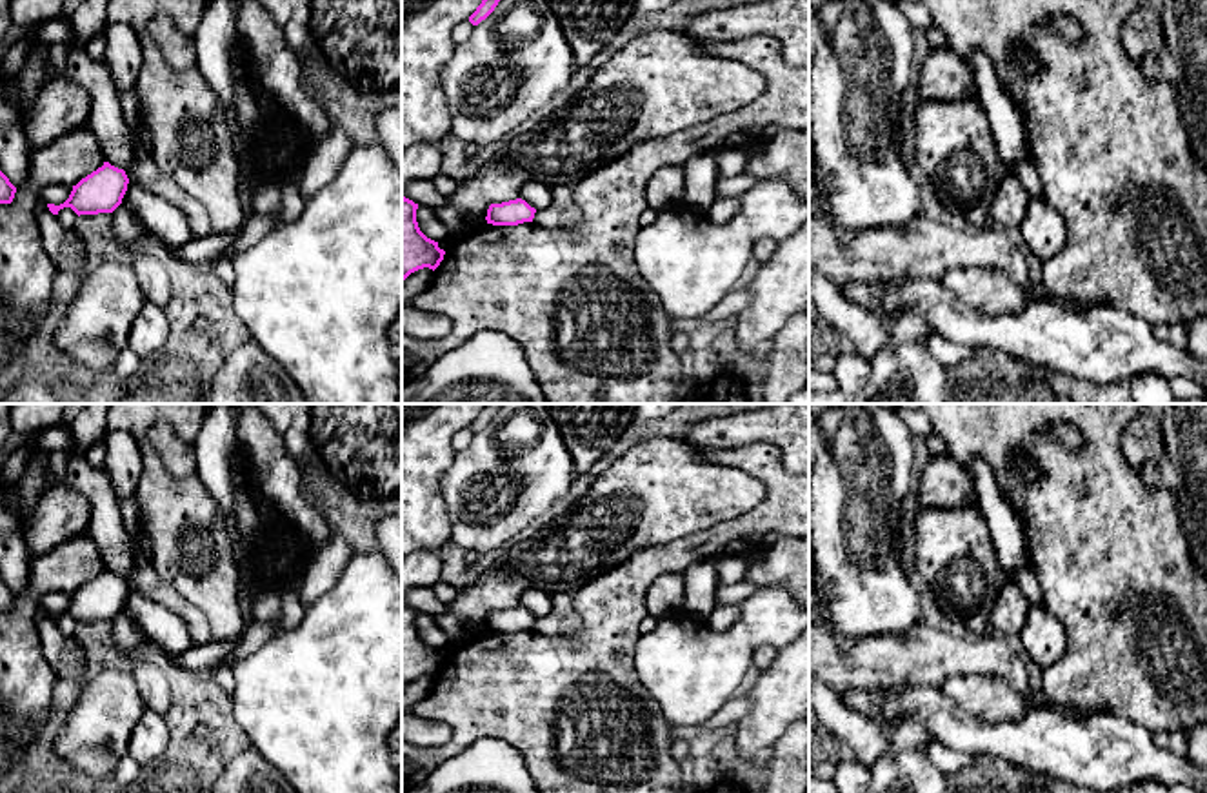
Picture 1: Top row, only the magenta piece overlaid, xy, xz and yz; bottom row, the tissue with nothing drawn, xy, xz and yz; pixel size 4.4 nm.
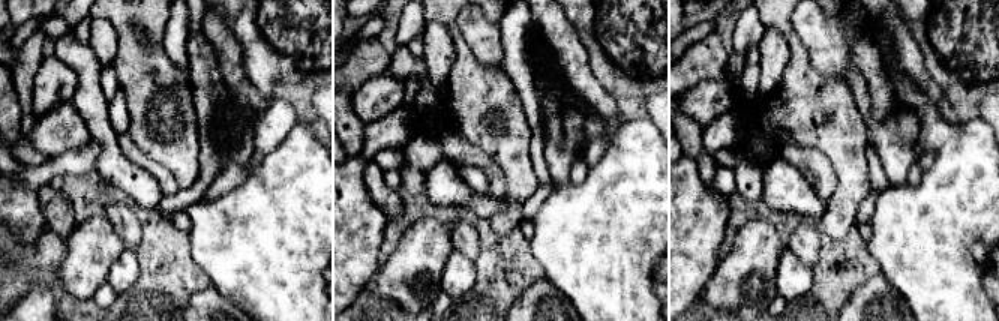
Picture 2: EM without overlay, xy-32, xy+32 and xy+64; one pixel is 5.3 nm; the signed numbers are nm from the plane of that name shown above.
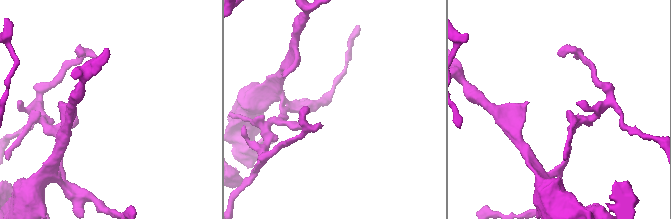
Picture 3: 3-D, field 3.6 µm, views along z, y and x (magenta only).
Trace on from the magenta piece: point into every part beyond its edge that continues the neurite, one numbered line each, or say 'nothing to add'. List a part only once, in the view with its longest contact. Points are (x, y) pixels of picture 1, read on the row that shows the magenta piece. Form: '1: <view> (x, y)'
nothing to add

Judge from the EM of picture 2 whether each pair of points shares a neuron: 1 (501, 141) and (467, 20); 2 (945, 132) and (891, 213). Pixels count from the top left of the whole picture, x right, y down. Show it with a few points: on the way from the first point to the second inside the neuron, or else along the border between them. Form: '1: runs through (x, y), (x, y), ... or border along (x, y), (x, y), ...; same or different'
1: border along (461, 32), (479, 62), (501, 68); different
2: runs through (945, 155), (945, 171), (914, 203); same

